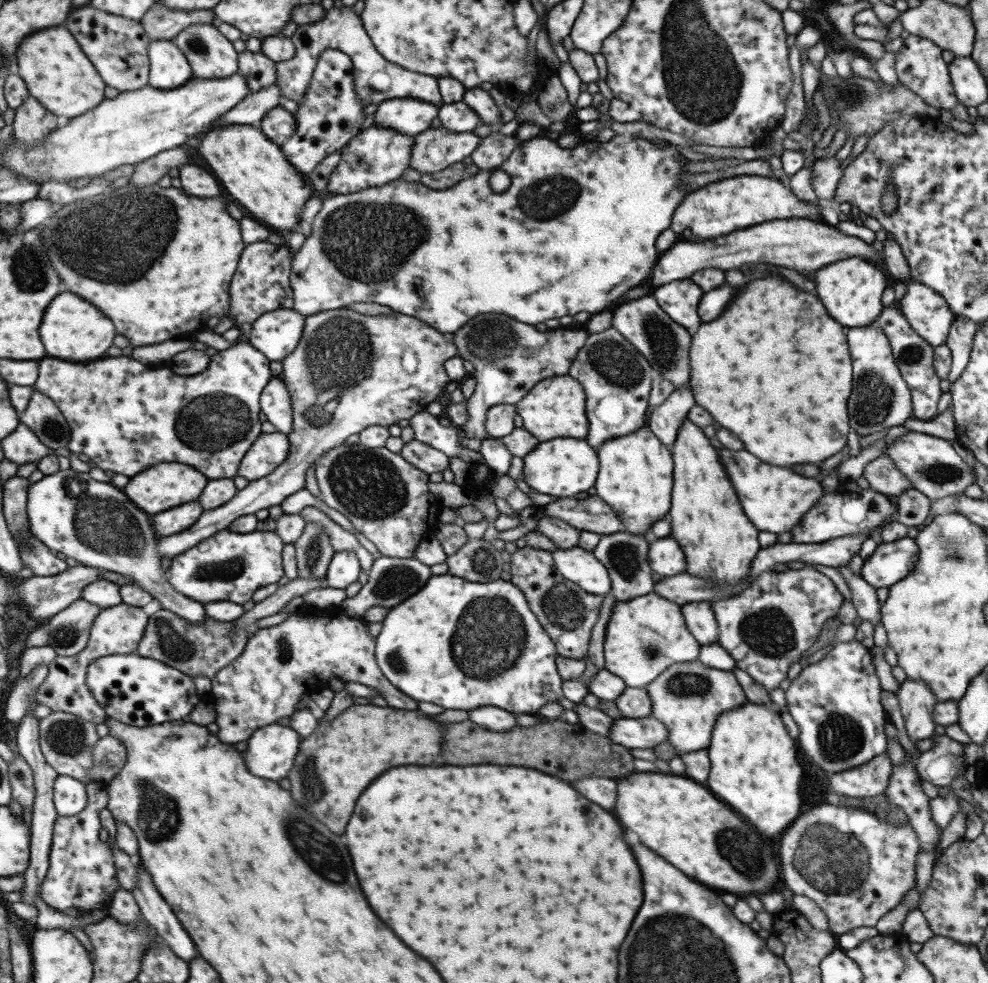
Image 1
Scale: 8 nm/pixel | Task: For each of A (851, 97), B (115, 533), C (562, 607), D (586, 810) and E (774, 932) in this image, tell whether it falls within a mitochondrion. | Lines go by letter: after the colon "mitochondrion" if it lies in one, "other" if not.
A: mitochondrion
B: mitochondrion
C: mitochondrion
D: other
E: other

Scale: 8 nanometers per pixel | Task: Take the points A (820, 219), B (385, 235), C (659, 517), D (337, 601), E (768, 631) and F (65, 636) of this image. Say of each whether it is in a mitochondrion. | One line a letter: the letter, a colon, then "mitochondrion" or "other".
A: other
B: mitochondrion
C: other
D: other
E: mitochondrion
F: mitochondrion

